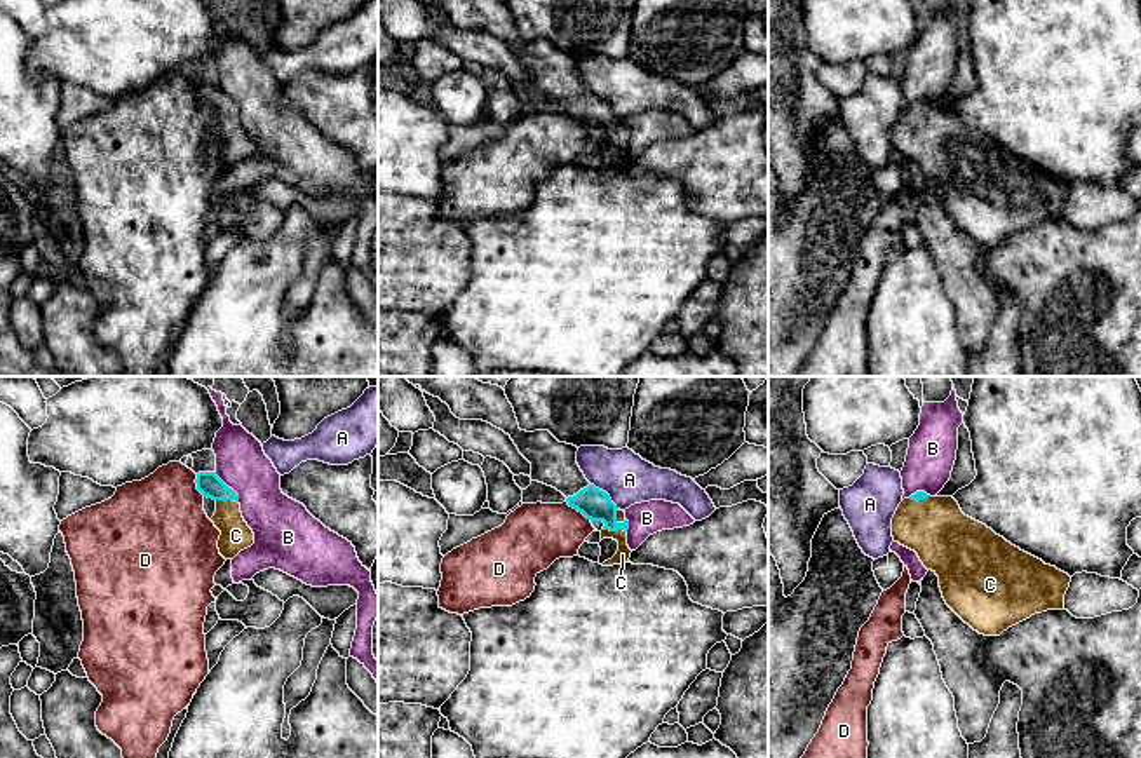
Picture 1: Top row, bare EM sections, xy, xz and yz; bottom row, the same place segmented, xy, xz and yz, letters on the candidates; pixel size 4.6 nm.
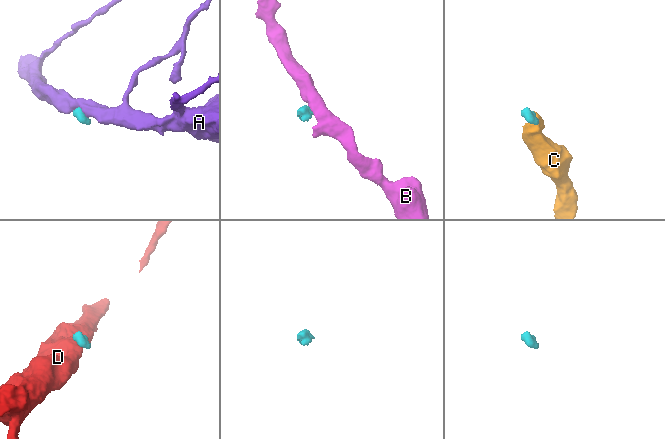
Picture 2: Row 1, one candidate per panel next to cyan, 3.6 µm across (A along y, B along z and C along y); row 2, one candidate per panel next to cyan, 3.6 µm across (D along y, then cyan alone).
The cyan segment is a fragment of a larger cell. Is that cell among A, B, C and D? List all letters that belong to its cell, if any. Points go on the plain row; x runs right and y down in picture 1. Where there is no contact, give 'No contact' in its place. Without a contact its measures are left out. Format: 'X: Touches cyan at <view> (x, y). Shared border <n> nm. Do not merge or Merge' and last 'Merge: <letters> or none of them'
A: Touches cyan at xz (607, 103). Shared border 180 nm. Do not merge
B: Touches cyan at xy (227, 96). Shared border 180 nm. Do not merge
C: Touches cyan at xz (615, 140). Shared border 110 nm. Merge
D: Touches cyan at xz (579, 121). Shared border 150 nm. Do not merge
Merge: C

